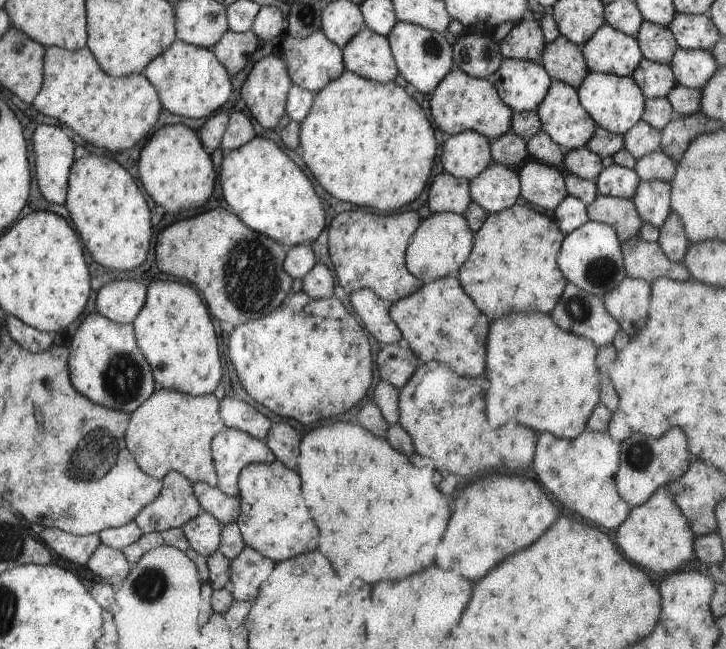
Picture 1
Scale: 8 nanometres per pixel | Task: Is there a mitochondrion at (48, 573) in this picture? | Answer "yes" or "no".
no

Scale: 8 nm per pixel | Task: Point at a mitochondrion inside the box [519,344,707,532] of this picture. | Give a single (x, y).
(639, 455)

